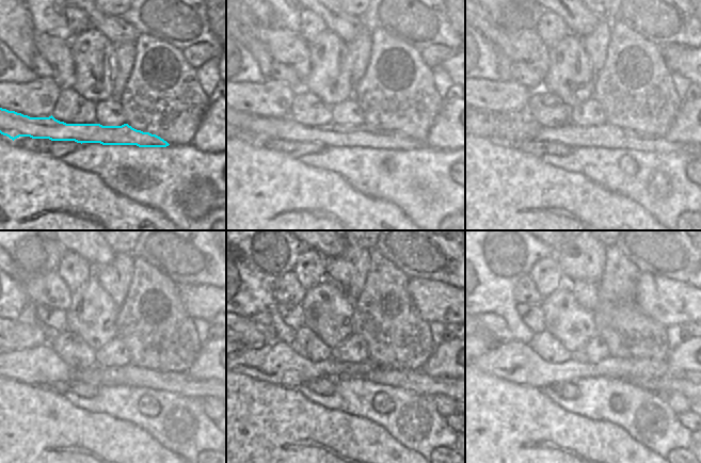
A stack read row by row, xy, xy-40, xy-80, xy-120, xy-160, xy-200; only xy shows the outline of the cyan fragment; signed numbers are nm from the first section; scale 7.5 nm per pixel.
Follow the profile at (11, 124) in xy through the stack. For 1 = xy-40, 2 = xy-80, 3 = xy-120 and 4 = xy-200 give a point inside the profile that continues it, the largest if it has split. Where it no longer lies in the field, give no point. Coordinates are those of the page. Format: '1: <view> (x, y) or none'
1: xy-40 (333, 134)
2: xy-80 (608, 137)
3: xy-120 (129, 374)
4: xy-200 (660, 386)

